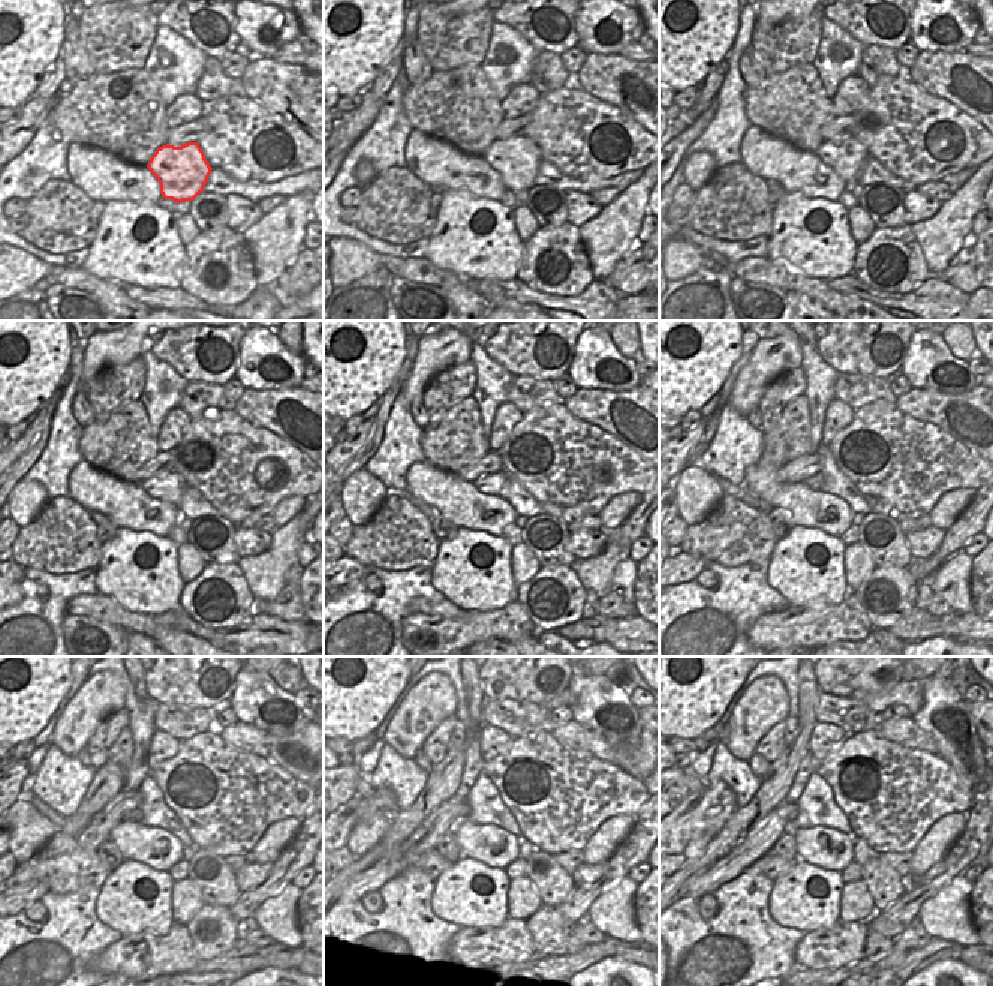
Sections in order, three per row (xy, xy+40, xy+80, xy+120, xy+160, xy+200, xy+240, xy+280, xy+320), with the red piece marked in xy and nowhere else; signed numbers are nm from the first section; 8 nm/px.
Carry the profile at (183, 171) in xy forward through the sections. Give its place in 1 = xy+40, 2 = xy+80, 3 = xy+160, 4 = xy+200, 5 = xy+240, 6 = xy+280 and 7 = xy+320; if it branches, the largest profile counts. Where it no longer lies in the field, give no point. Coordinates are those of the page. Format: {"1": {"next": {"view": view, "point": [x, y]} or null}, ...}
{"1": {"next": {"view": "xy+40", "point": [517, 161]}}, "2": {"next": {"view": "xy+80", "point": [845, 158]}}, "3": {"next": {"view": "xy+160", "point": [490, 484]}}, "4": {"next": {"view": "xy+200", "point": [814, 483]}}, "5": {"next": {"view": "xy+240", "point": [135, 815]}}, "6": {"next": {"view": "xy+280", "point": [463, 814]}}, "7": {"next": {"view": "xy+320", "point": [785, 811]}}}

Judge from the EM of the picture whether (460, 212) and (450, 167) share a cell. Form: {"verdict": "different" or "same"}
{"verdict": "different"}

